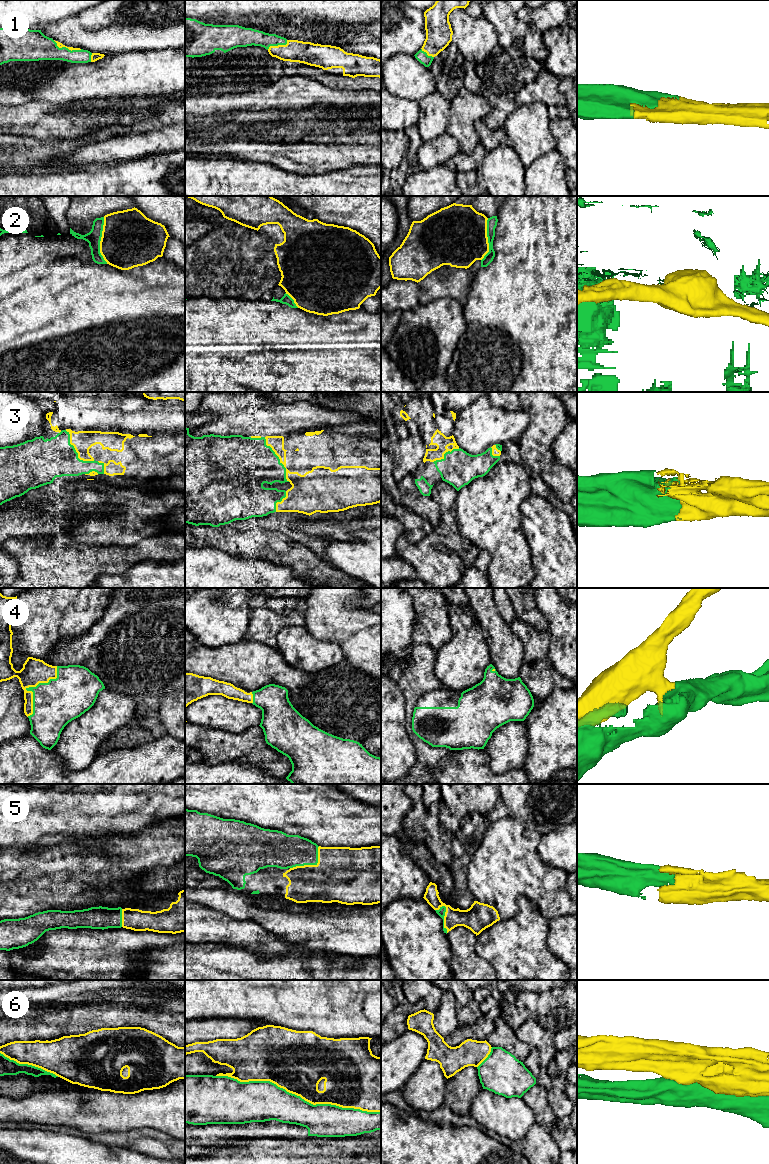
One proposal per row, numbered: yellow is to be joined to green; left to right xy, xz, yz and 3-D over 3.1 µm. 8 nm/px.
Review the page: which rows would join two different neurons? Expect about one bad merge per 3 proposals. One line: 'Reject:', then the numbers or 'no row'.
Reject: 2, 6

